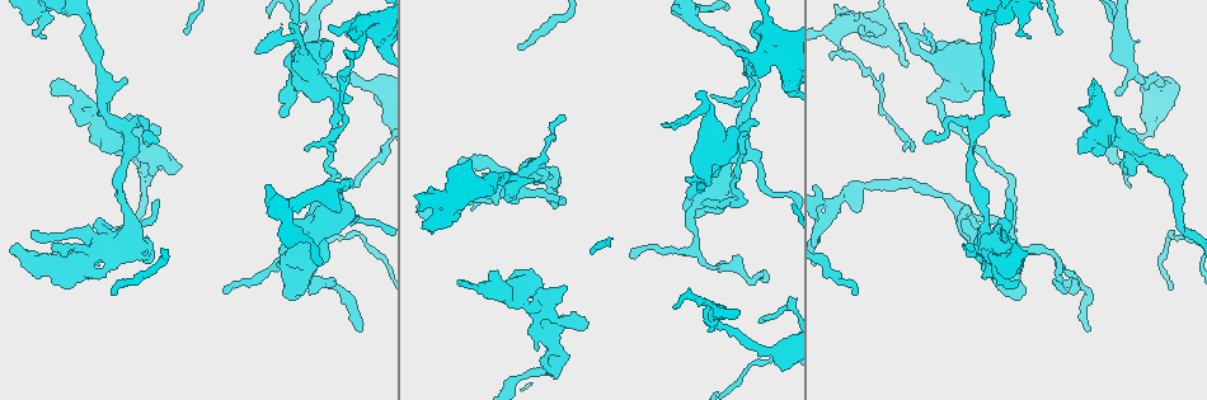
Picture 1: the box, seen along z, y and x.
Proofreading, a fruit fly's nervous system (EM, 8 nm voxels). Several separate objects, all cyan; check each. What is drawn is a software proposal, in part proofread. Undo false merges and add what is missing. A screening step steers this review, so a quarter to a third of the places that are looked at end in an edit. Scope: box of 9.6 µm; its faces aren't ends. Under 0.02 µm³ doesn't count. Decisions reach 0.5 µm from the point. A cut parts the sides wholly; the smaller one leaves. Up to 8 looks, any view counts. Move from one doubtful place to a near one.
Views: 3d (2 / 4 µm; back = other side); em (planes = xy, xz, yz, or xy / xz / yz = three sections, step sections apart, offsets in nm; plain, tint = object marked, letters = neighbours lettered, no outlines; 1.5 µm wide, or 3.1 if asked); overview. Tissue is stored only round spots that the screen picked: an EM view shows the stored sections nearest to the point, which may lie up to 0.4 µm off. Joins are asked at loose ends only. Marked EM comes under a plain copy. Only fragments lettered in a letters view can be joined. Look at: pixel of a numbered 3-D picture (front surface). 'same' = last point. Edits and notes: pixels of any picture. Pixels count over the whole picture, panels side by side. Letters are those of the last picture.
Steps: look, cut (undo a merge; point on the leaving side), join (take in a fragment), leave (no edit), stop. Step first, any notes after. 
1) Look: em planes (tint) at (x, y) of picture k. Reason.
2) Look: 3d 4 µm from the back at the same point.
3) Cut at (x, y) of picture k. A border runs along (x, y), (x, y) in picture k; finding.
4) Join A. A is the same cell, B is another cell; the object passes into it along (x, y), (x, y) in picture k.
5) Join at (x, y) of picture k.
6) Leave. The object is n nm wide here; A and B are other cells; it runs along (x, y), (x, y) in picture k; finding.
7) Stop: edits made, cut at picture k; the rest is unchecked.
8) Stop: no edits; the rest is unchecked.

Look: 3d 4 µm at (54, 243) of picture 1. An open end.

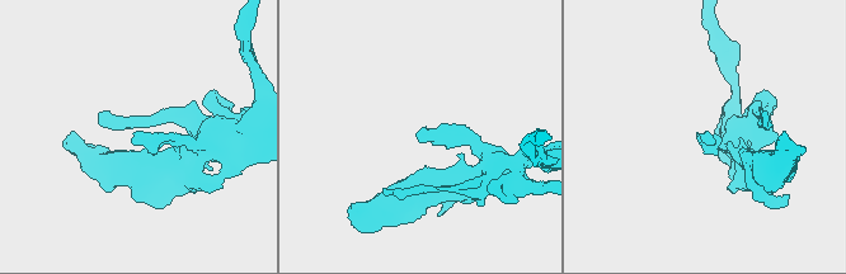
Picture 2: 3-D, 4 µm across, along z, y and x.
Look: em planes (letters) at (425, 135) of picture 2.

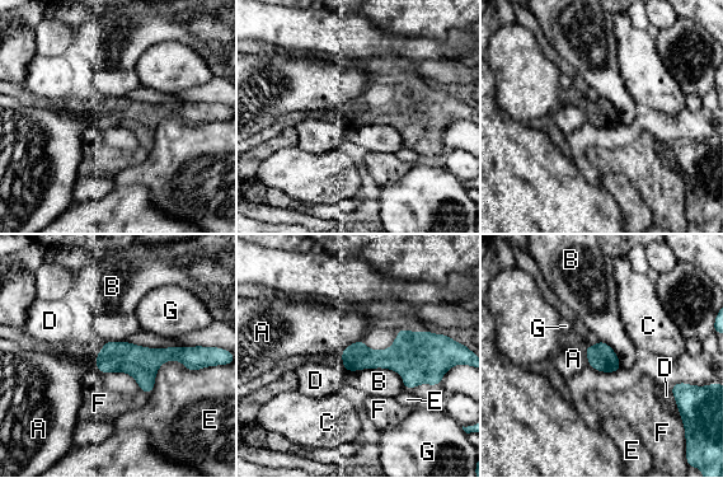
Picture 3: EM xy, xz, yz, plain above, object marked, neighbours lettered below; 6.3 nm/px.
Leave. A, B, C, D, E, F and G are other cells; a border runs along (344, 369), (388, 368), (405, 388) in picture 3; no lettered fragment goes on from it.

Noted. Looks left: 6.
Look: em planes (tint) at (143, 244) of picture 1. Arms run side by side.

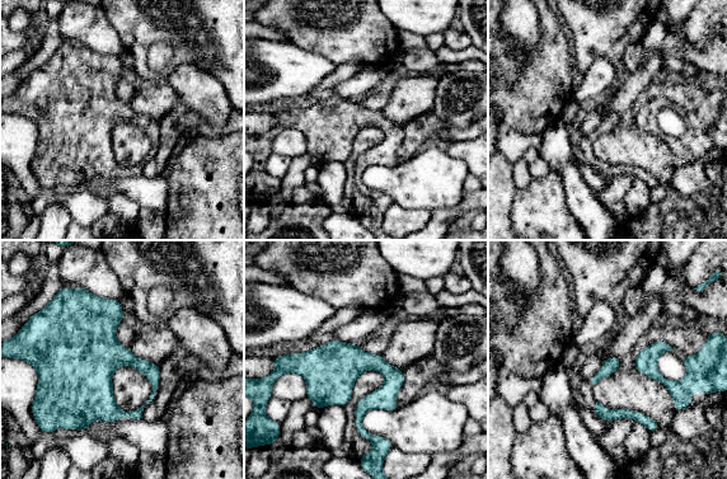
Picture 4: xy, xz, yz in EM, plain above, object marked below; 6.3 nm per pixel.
Look: em planes (letters) at the same point. What lies round it.

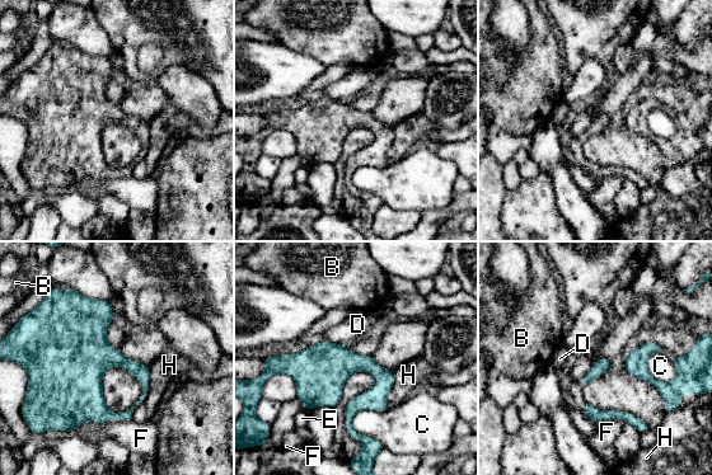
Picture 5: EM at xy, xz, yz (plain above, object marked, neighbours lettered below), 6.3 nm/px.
Leave. B, C, D, E, F and H are other cells; a border runs along (324, 339), (341, 344) in picture 5; one cell here.

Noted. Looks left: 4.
Look: 3d 4 µm at (127, 80) of picture 1.

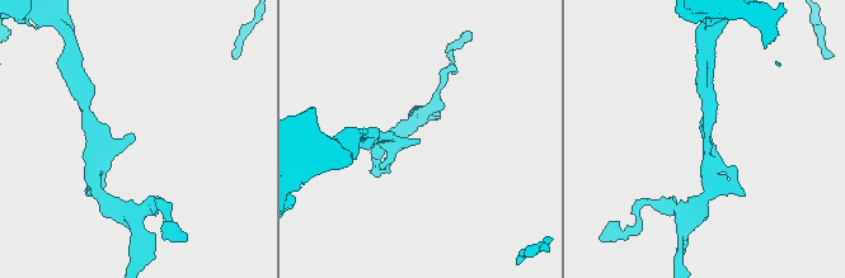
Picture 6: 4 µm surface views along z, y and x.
Look: em yz step 8 (letters) at (419, 141) of picture 6.

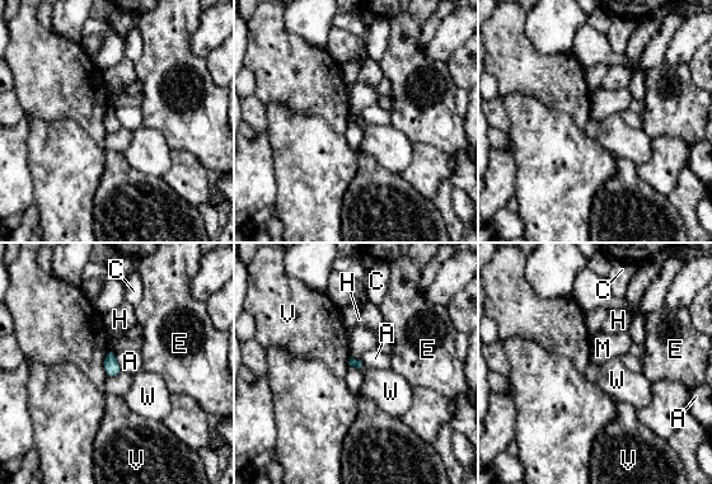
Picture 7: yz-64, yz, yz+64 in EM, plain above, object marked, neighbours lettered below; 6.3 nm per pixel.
Look: em xy step 4 (letters) at the same point. Another direction.

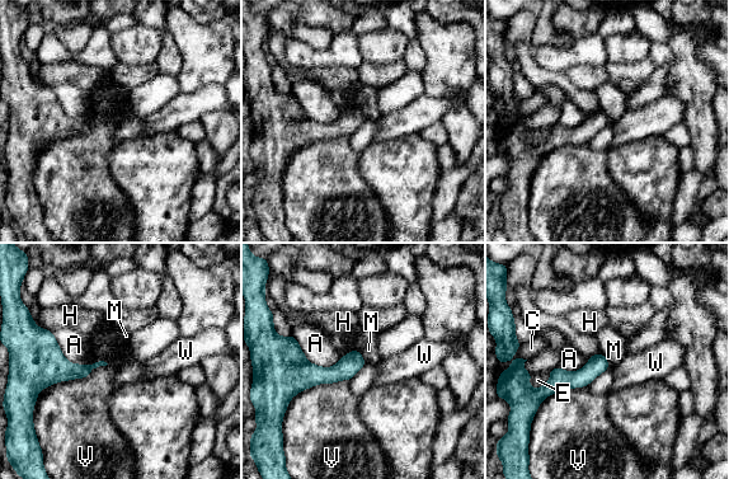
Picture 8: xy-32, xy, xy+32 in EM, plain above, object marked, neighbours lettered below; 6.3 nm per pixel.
Leave. A, C, E, H, M, V and W are other cells; a border runs along (356, 348), (366, 361) in picture 8; no lettered fragment goes on from it.

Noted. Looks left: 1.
Stop: no edits; the rest is unchecked.

